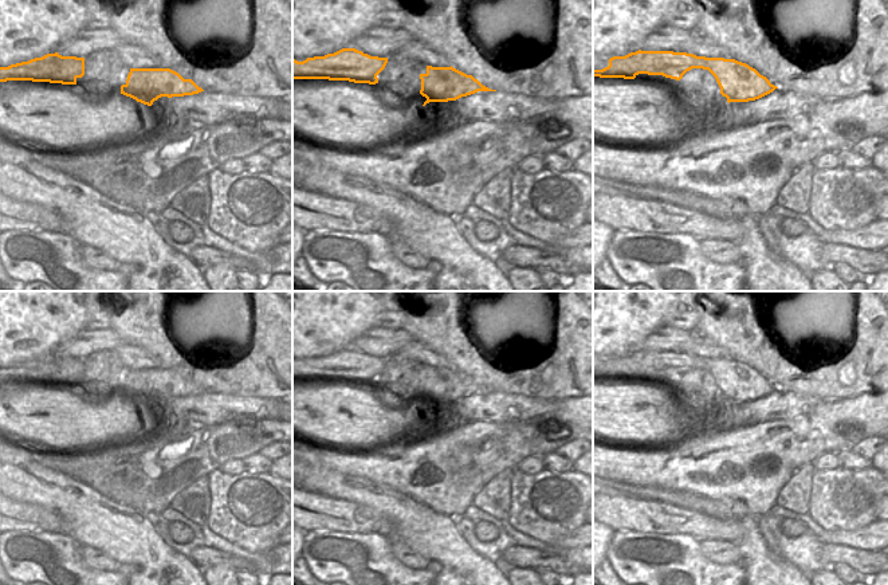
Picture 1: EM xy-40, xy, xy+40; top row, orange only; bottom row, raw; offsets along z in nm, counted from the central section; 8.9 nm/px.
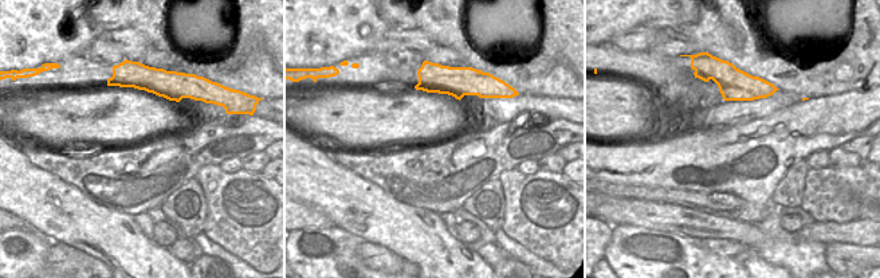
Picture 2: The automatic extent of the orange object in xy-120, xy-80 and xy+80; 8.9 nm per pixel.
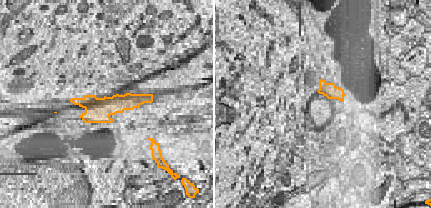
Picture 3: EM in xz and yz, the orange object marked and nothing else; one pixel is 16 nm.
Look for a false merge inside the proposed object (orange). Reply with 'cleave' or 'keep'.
cleave

